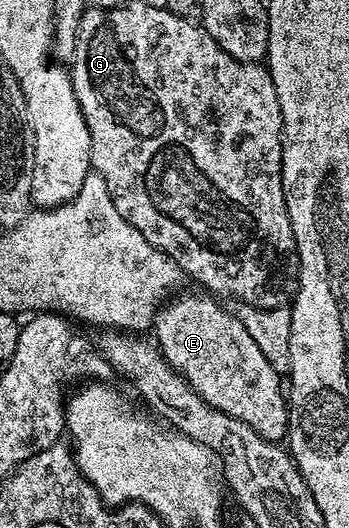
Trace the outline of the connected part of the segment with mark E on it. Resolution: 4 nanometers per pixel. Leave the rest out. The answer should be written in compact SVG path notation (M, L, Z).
M201 294L174 297L157 311L151 330L157 333L155 341L161 349L161 355L185 377L195 393L211 404L211 408L227 416L235 416L235 420L243 420L243 424L247 424L259 437L274 444L280 443L289 433L289 407L282 375L277 374L275 368L271 368L267 356L259 352L259 344L251 340L251 332L247 332L240 317L236 313L228 314L216 297Z

